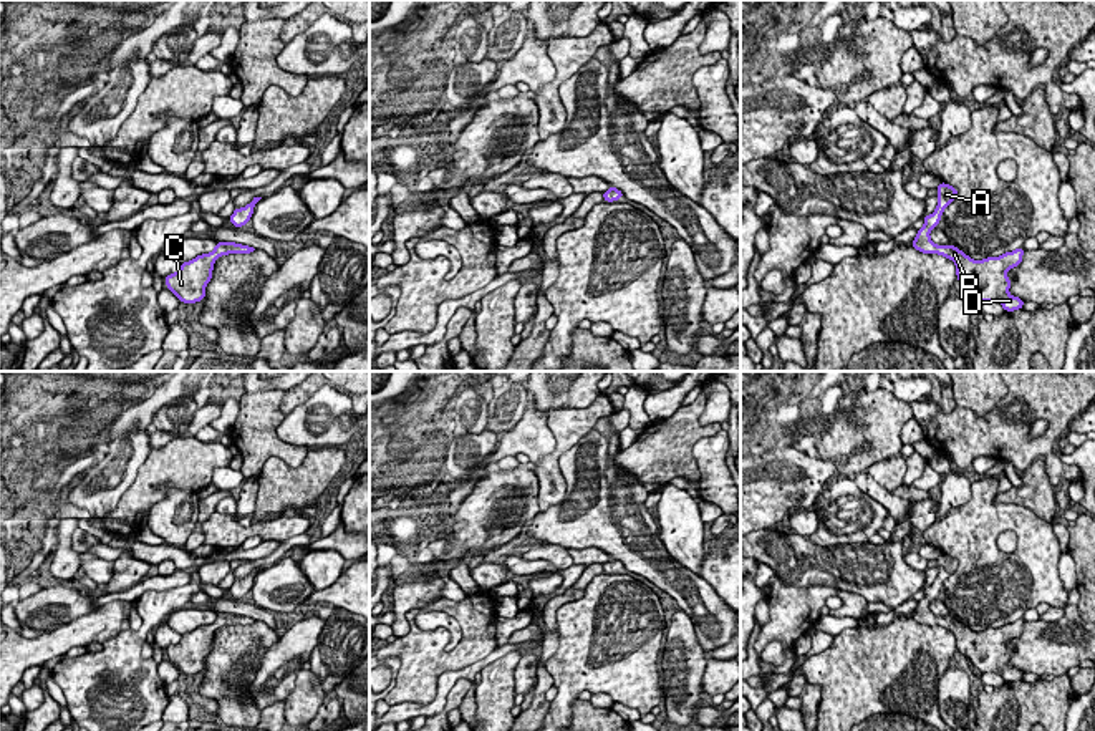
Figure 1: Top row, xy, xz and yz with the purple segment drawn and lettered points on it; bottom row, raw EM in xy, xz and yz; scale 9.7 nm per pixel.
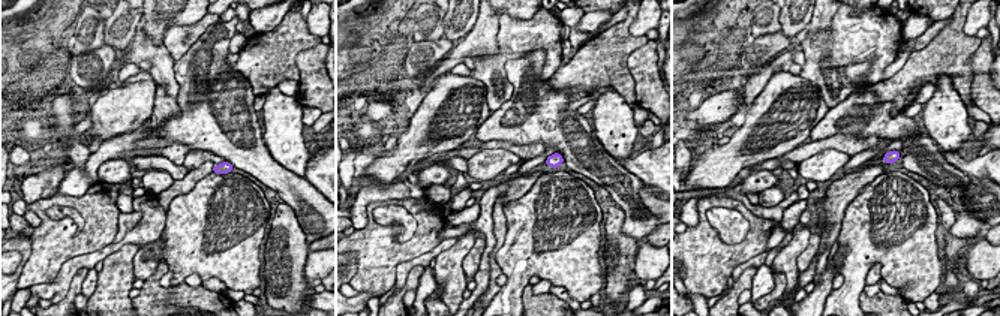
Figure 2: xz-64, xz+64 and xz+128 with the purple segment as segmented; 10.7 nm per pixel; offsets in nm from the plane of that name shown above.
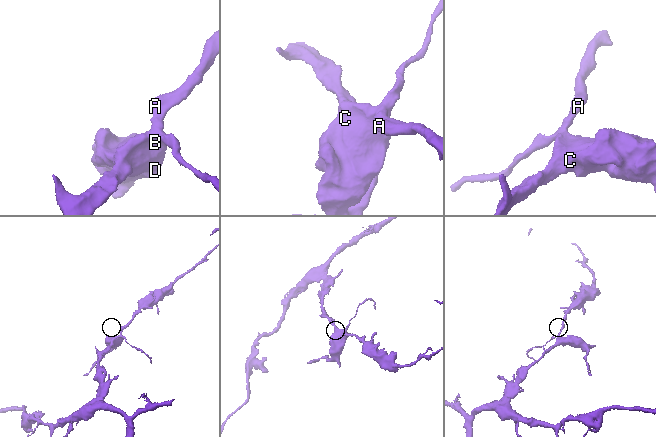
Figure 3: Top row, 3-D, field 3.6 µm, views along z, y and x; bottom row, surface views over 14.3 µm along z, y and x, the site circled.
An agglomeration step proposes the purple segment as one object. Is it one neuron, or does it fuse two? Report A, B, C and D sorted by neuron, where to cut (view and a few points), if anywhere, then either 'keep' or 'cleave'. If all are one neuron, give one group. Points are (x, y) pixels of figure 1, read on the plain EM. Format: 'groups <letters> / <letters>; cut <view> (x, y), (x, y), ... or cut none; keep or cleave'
groups A B C D; cut none; keep

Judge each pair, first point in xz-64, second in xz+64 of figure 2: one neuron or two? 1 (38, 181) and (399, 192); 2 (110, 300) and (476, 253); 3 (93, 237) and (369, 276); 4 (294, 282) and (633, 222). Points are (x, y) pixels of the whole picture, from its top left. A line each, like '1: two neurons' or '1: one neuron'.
1: one neuron
2: two neurons
3: one neuron
4: two neurons

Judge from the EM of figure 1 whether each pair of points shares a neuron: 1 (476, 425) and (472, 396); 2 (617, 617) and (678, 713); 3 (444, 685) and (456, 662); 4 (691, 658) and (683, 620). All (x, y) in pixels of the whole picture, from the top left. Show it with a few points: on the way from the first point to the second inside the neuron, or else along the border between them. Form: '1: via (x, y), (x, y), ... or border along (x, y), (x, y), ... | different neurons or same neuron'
1: via (472, 418), (472, 403) | same neuron
2: border along (660, 685), (663, 693) | different neurons
3: border along (486, 655), (446, 670), (428, 703) | different neurons
4: via (688, 648), (683, 640), (683, 630) | same neuron

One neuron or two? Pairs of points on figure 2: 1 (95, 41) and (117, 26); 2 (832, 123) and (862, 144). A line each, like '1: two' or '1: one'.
1: two
2: two

